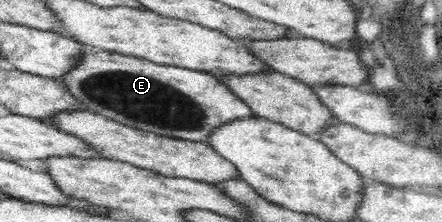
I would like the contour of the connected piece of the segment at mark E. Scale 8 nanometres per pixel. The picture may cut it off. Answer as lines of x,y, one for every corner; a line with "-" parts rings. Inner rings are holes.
94,52
84,54
78,64
66,72
60,80
63,85
88,110
101,114
110,120
144,130
154,134
180,138
194,142
204,142
208,136
222,124
234,122
238,118
254,118
254,111
242,99
238,98
218,78
204,71
190,70
172,65
156,64
145,58
133,57
128,54
114,52

